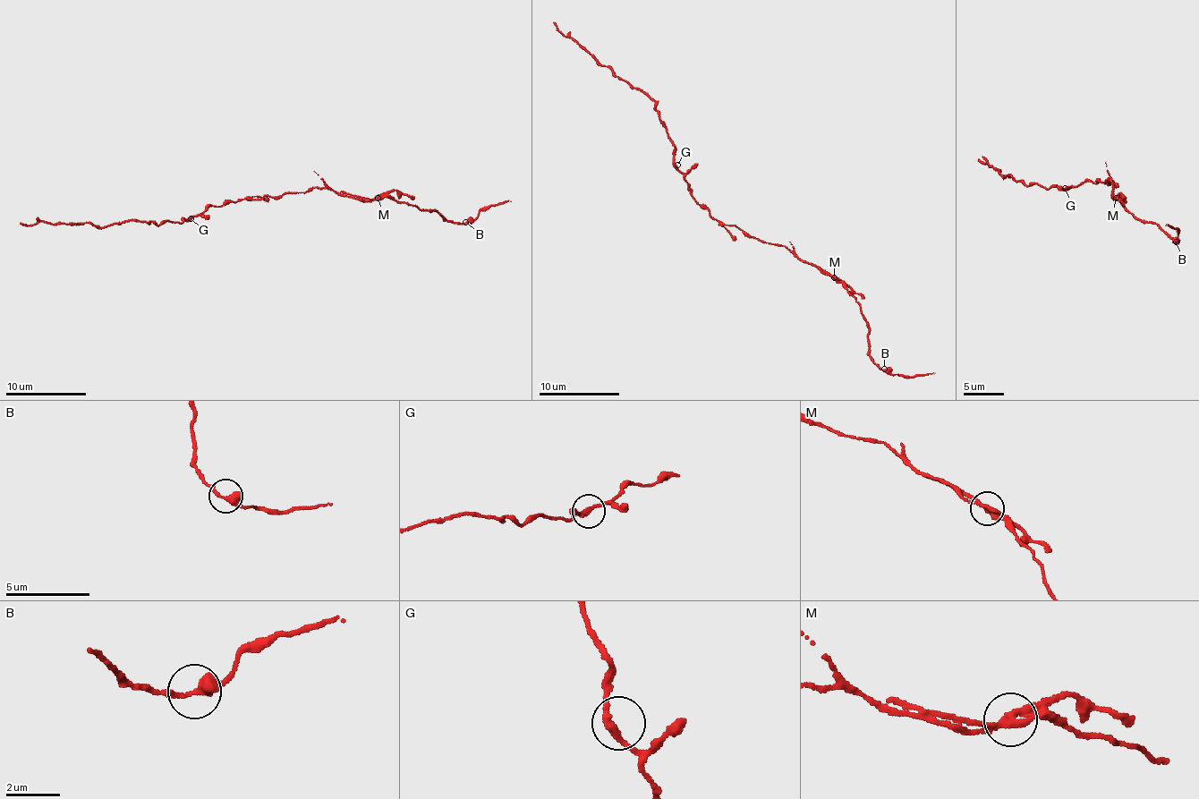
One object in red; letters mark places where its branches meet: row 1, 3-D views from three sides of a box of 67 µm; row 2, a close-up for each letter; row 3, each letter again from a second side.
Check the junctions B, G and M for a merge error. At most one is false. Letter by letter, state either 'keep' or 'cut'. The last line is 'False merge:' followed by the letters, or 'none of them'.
B: keep
G: keep
M: cut
False merge: M

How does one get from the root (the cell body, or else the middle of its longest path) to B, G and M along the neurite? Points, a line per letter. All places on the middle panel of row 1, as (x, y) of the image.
B: (734, 225), (764, 242), (787, 246), (803, 262), (813, 262), (843, 283), (866, 322), (869, 353), (884, 369)
G: (734, 225), (720, 225), (697, 202), (677, 165)
M: (734, 225), (764, 242), (787, 246), (803, 262), (813, 262), (833, 278)

